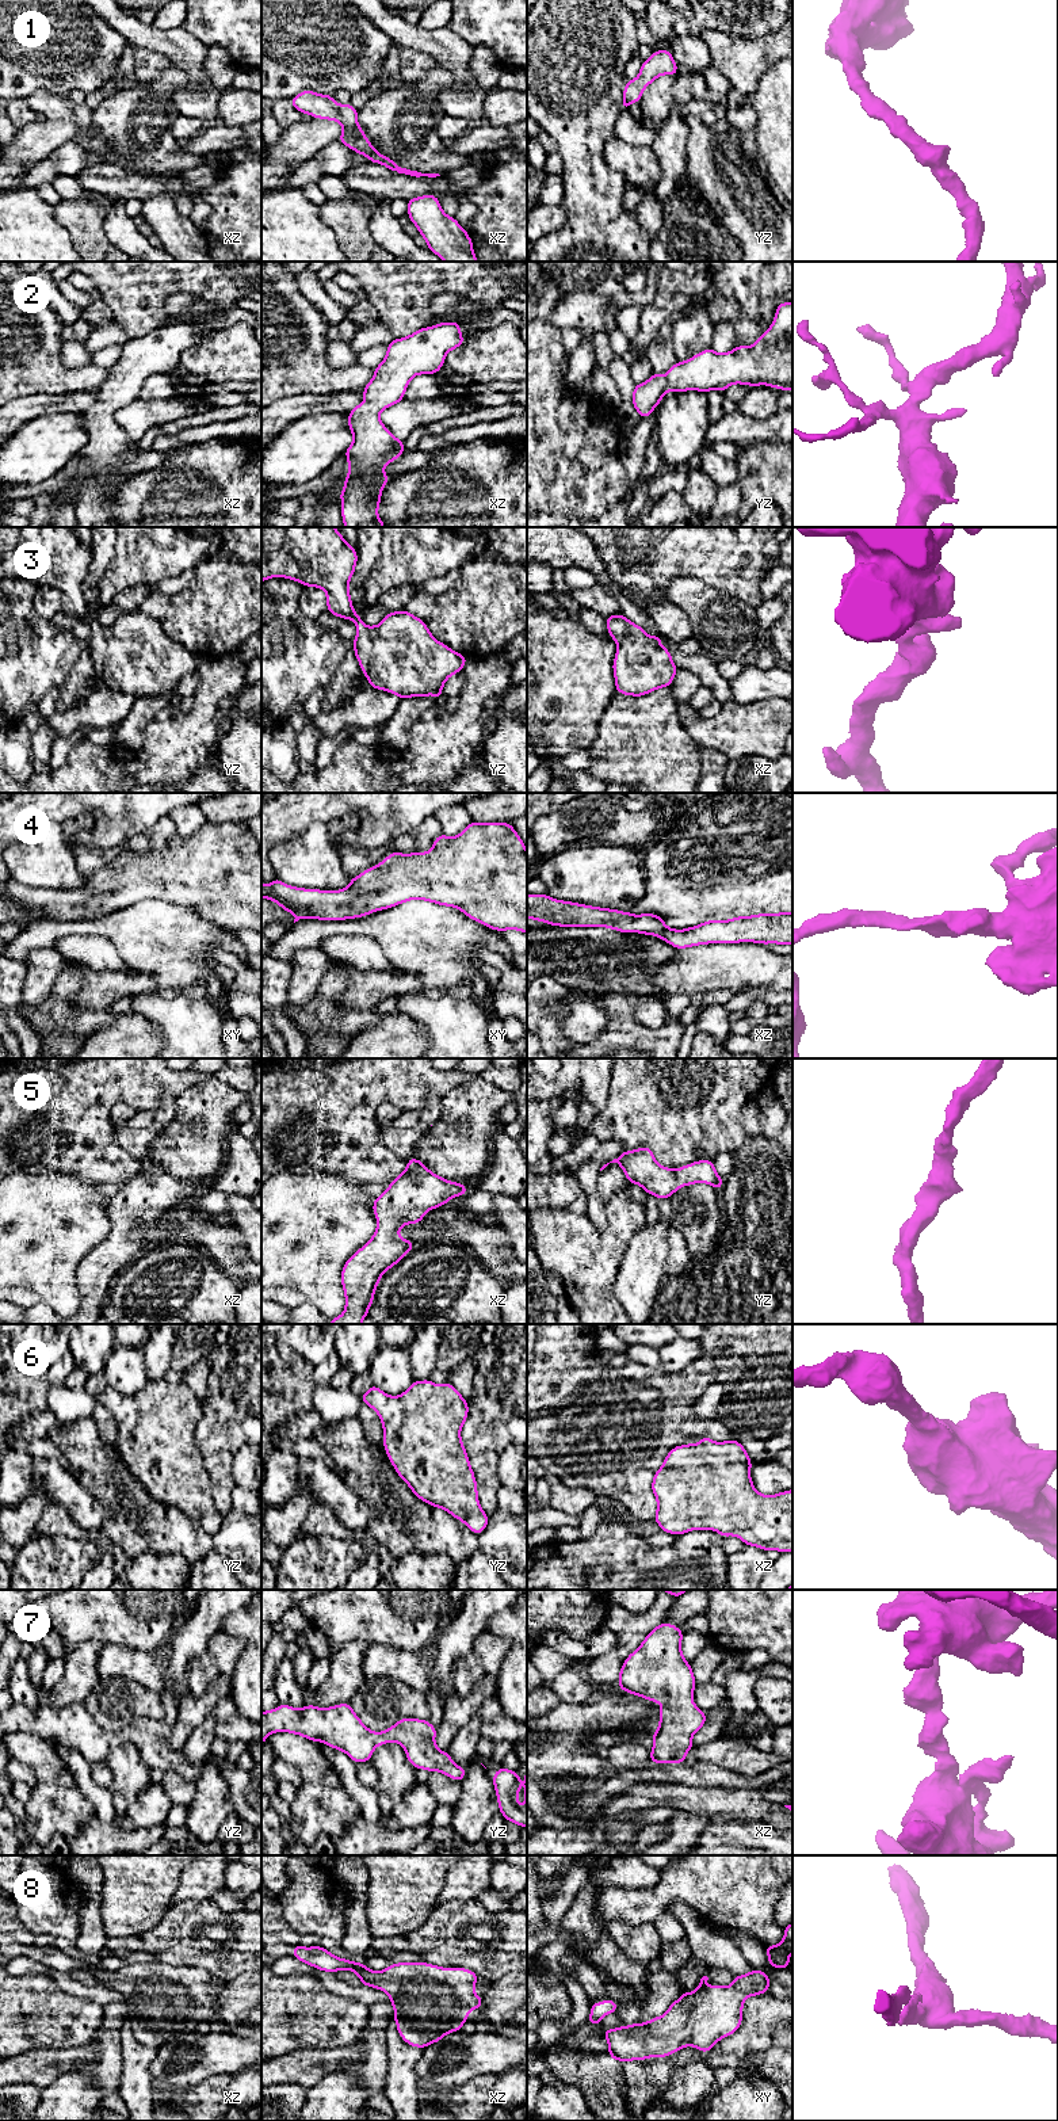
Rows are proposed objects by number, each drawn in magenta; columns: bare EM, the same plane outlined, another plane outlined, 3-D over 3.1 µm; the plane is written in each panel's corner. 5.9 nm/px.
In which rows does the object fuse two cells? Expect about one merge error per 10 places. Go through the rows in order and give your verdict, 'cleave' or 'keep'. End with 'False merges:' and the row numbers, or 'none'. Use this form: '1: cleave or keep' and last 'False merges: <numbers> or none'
1: keep
2: keep
3: keep
4: keep
5: keep
6: keep
7: keep
8: keep
False merges: none

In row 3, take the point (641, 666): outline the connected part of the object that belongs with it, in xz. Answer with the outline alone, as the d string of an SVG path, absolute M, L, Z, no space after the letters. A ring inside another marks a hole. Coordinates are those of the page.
M622 614L607 617L606 622L618 645L612 664L616 693L641 697L669 687L679 668L660 644L662 636L648 636Z

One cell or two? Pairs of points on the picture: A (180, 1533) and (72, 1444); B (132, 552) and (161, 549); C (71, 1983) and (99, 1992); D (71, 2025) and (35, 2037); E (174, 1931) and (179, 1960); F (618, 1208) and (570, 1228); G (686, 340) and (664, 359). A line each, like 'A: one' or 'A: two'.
A: one
B: one
C: one
D: one
E: two
F: one
G: two

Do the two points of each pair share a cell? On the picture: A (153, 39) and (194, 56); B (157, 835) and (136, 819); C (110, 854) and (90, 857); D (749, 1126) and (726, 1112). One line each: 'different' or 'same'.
A: same
B: different
C: same
D: different

